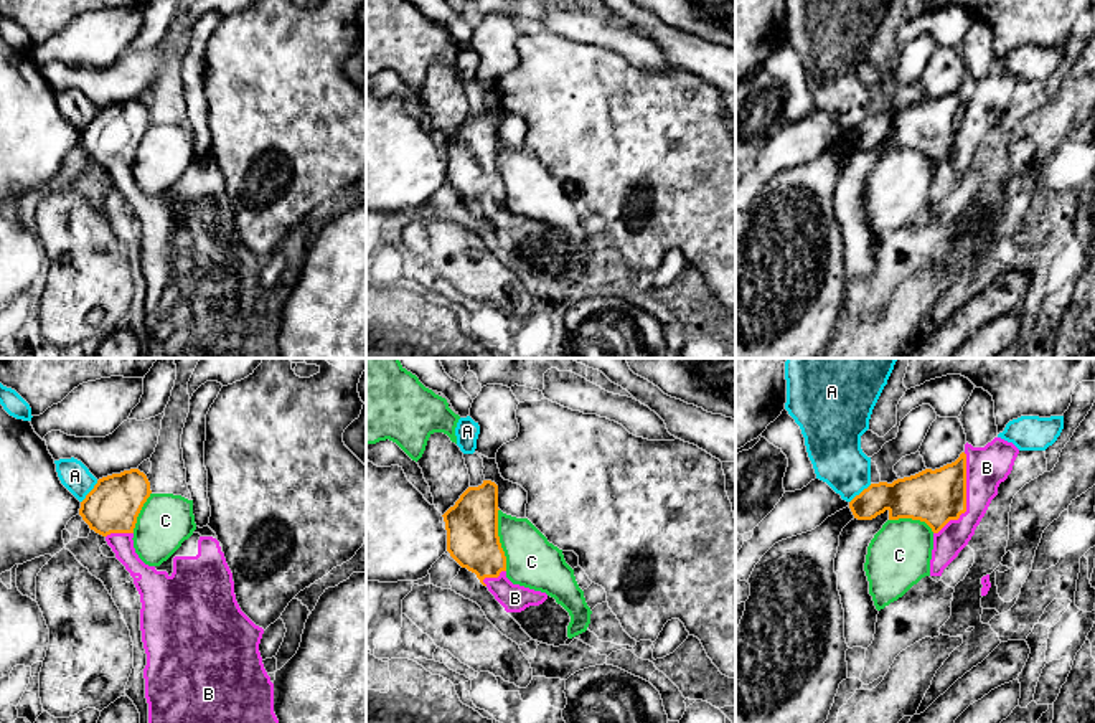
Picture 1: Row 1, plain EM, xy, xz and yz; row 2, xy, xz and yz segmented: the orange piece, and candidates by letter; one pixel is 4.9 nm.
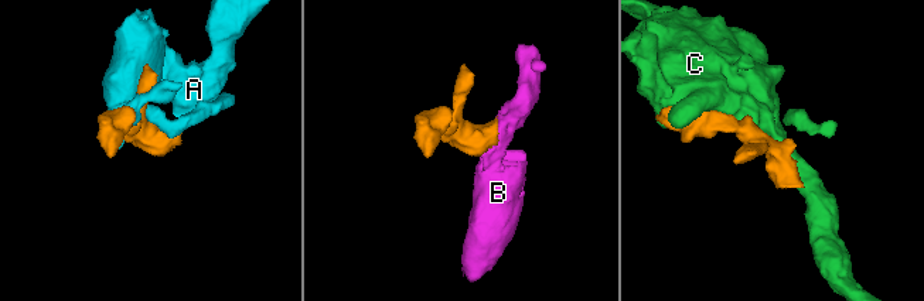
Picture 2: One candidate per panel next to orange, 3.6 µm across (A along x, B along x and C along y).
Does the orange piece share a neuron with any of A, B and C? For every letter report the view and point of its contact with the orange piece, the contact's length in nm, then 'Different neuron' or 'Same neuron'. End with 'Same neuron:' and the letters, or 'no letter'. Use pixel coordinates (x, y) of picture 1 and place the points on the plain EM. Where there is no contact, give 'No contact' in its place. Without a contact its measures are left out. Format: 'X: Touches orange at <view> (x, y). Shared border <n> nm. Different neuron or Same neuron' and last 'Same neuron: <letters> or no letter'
A: Touches orange at xy (89, 122). Shared border 140 nm. Different neuron
B: Touches orange at yz (965, 127). Shared border 420 nm. Same neuron
C: Touches orange at xz (498, 170). Shared border 300 nm. Different neuron
Same neuron: B

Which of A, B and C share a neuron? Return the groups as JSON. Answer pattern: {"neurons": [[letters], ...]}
{"neurons": [["A"], ["B"], ["C"]]}

